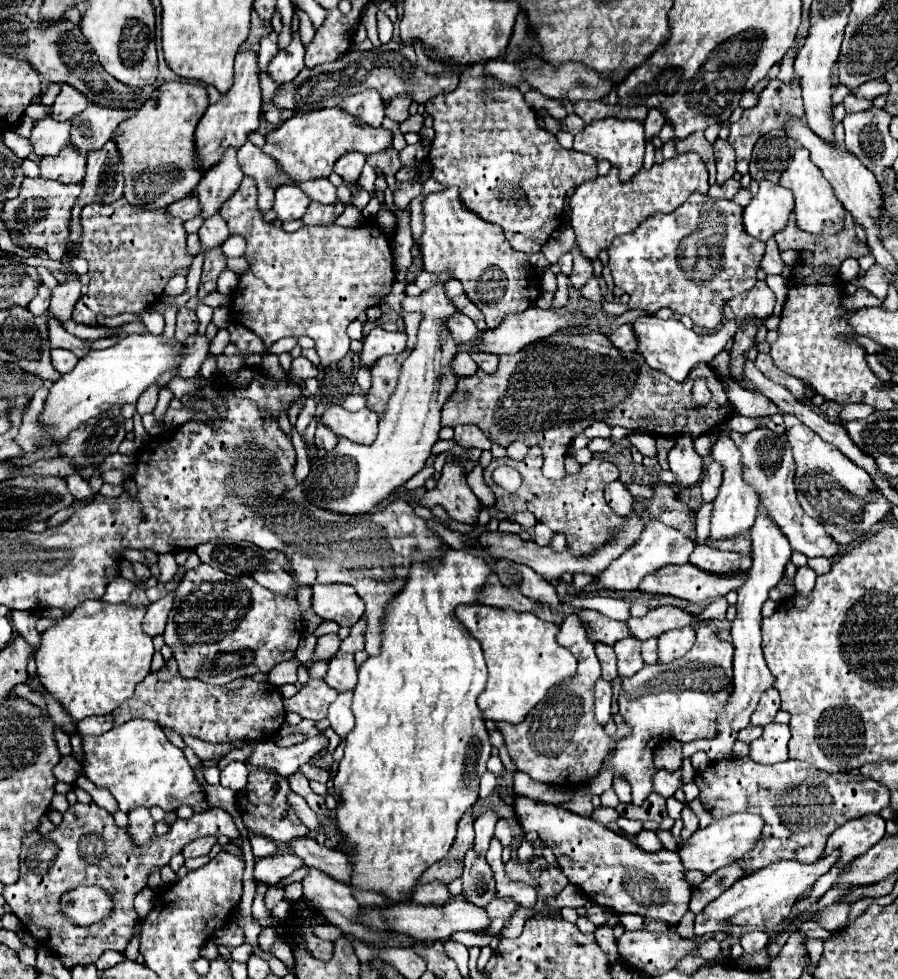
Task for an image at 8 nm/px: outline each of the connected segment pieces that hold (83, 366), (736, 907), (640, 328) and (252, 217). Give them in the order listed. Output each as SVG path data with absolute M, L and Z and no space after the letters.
M129 334L119 340L117 346L107 350L91 350L83 356L77 366L63 374L49 390L45 400L45 408L39 414L37 422L41 426L41 434L35 438L39 450L47 450L51 444L61 446L67 436L77 430L91 416L105 412L115 404L136 405L137 398L157 382L159 374L179 366L183 344L161 344L161 336L155 334Z
M833 852L831 856L821 858L813 864L795 864L795 860L781 860L779 864L771 864L771 868L763 868L751 876L743 876L729 890L725 890L719 898L709 902L703 908L703 912L695 916L695 936L703 938L703 936L717 934L717 932L725 932L727 924L733 924L733 926L749 924L749 926L755 926L771 934L775 926L783 924L789 918L795 898L803 894L809 886L813 886L819 880L819 876L829 872L833 862L837 860L837 854L839 852Z
M639 316L633 322L633 332L637 336L637 352L645 358L645 362L653 370L661 370L667 376L671 376L677 382L685 382L691 368L705 362L709 364L721 350L725 350L725 344L733 340L737 332L737 320L727 320L725 326L721 326L717 332L711 334L695 334L693 330L685 328L683 322L677 322L675 318L661 320L657 316Z
M243 178L237 192L223 204L219 212L231 234L243 236L247 248L243 258L249 262L249 270L239 274L237 292L231 298L231 316L235 322L257 334L269 348L285 336L309 336L317 344L317 352L323 366L341 360L349 352L347 326L371 306L377 306L395 284L393 254L389 248L389 234L383 232L377 222L367 222L357 228L341 228L337 224L329 226L305 226L299 232L285 232L273 222L265 222L263 212L257 208L257 184L251 178Z

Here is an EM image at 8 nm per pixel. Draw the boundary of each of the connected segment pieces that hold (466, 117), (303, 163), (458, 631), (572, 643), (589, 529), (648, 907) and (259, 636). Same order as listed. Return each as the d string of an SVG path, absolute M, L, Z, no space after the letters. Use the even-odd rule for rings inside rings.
M475 64L465 68L455 92L435 96L435 100L425 104L427 114L431 114L435 122L435 138L427 156L427 162L431 164L431 178L441 182L445 188L457 186L459 198L469 212L475 212L481 220L499 224L515 250L535 254L541 252L551 232L559 226L567 190L597 178L597 160L583 152L565 150L553 134L545 132L537 124L537 114L527 106L519 90L503 90L499 86L493 94L487 94L485 90L487 84L483 78L483 64Z
M325 108L319 112L297 114L291 120L283 122L277 130L267 134L265 146L261 150L267 156L271 156L293 182L305 182L329 178L329 174L333 172L333 164L347 152L361 152L369 156L389 148L389 144L391 144L389 130L351 122L351 116L347 116L343 110Z
M445 548L445 558L437 560L437 562L427 562L427 564L413 564L409 570L409 580L403 588L403 592L399 592L387 606L387 614L383 620L383 646L381 646L381 654L379 656L371 656L367 658L361 668L359 668L359 682L355 686L355 696L353 696L353 716L355 716L355 728L349 732L347 740L345 740L345 756L339 764L337 776L333 778L335 784L335 792L339 794L339 804L335 810L335 820L337 820L337 834L339 838L345 842L347 846L347 856L349 862L353 864L353 872L351 872L351 884L359 890L367 890L367 892L383 892L383 896L391 898L393 902L405 902L411 900L413 890L421 878L421 874L435 862L439 862L451 848L455 834L457 834L457 822L461 820L461 816L467 812L467 808L471 808L477 800L479 794L479 778L481 774L487 770L485 764L491 756L491 742L487 736L487 728L485 728L485 720L481 716L481 710L477 708L477 696L483 692L485 682L487 682L487 666L483 660L483 652L481 652L481 644L479 640L475 640L467 628L457 620L455 616L455 608L459 604L473 604L477 602L477 594L481 592L485 580L491 574L491 566L477 556L471 556L465 550L451 550Z
M569 616L557 634L557 642L571 650L577 658L579 666L569 682L563 682L547 692L547 696L527 714L527 718L519 724L499 722L497 730L503 734L509 756L517 770L527 772L533 780L545 782L551 786L571 786L571 784L587 784L591 782L599 770L603 758L613 748L615 740L623 739L629 732L623 724L620 714L613 719L617 724L617 738L609 738L601 726L597 726L593 714L593 702L585 702L585 688L593 688L595 680L601 678L601 666L595 656L595 646L587 640L587 632L577 616Z
M529 448L529 454L525 460L511 460L511 458L501 458L501 460L493 460L489 464L489 468L485 470L485 482L487 486L495 492L497 496L497 510L505 512L507 516L515 514L515 512L533 512L535 518L543 524L547 524L553 532L561 532L567 538L567 546L571 548L573 556L585 556L587 552L595 552L599 550L603 544L607 544L613 536L611 530L619 528L623 524L623 518L619 518L609 504L603 498L603 490L609 482L619 480L619 470L615 464L607 462L601 456L593 456L593 460L585 466L581 466L579 474L569 474L563 480L549 480L541 474L541 466L543 466L543 454L541 450ZM497 466L513 466L523 482L521 488L517 492L507 492L503 488L499 488L491 474Z
M515 796L515 818L523 832L535 830L543 844L547 844L571 884L581 888L593 902L611 908L617 914L639 914L647 918L661 918L675 926L689 910L693 886L685 880L685 868L677 852L643 852L625 836L611 832L603 824L563 810L561 806L535 802L525 796Z
M199 564L195 570L189 570L185 574L185 578L181 580L181 584L177 586L175 590L175 596L173 596L173 608L169 612L169 620L167 620L167 630L163 634L165 638L165 644L173 650L173 658L179 666L179 674L183 678L199 678L201 682L207 682L207 684L225 684L225 682L231 682L235 678L243 678L243 676L253 676L257 672L263 672L267 674L273 666L277 666L279 662L283 660L291 660L295 656L295 650L299 645L299 638L303 634L303 620L301 620L301 608L295 600L295 592L289 592L289 594L275 594L275 592L269 592L267 588L259 586L255 580L251 580L251 576L229 576L225 572L219 572L207 564Z

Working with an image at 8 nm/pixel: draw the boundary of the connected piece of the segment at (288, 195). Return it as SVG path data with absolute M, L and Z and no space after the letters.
M281 186L275 192L275 212L279 220L301 220L311 198L299 186Z

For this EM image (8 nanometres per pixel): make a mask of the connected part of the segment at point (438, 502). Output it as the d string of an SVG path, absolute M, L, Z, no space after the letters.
M445 462L437 486L421 498L421 506L425 508L441 506L449 514L449 518L471 526L477 524L477 516L481 510L477 496L467 486L463 466L455 462Z

